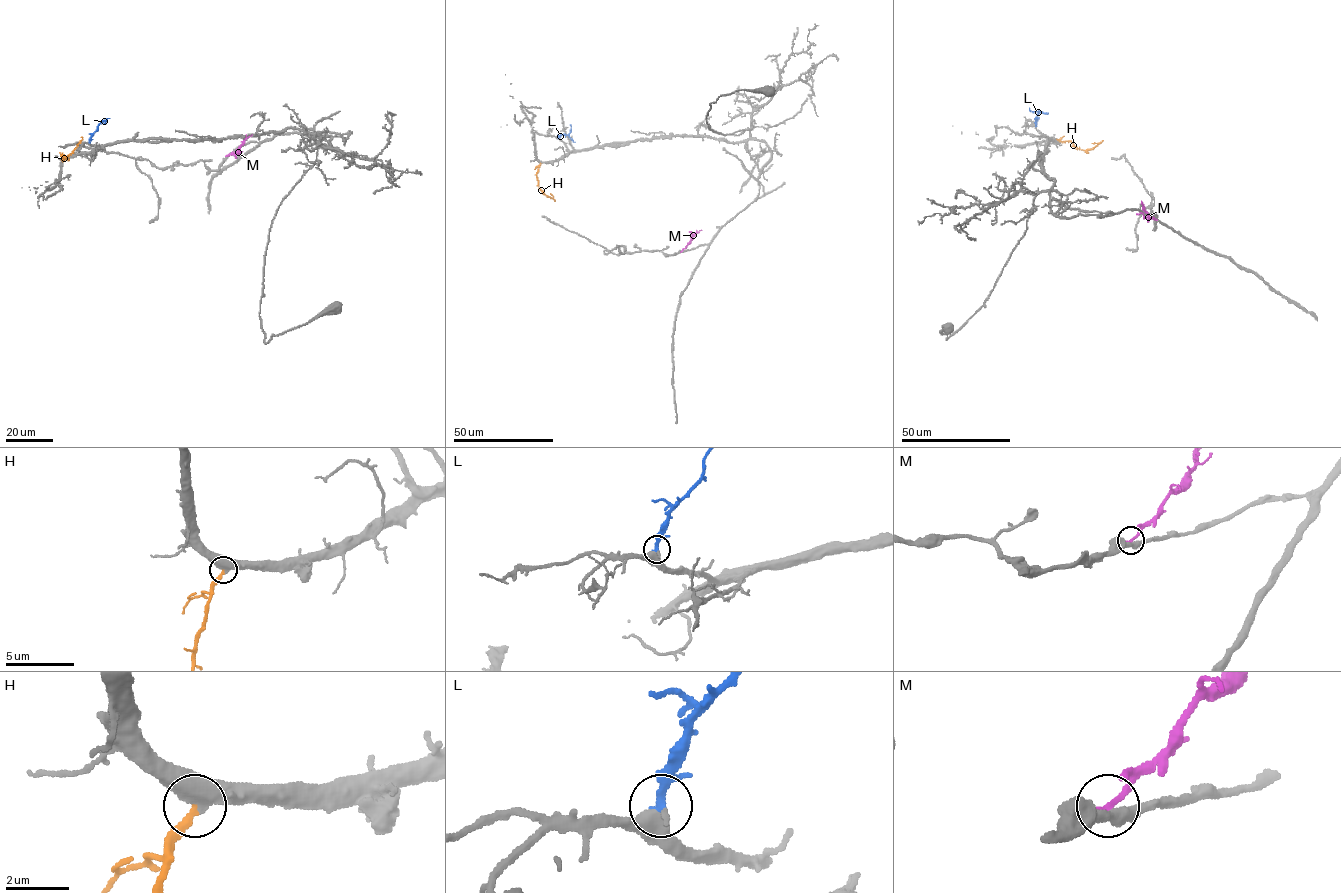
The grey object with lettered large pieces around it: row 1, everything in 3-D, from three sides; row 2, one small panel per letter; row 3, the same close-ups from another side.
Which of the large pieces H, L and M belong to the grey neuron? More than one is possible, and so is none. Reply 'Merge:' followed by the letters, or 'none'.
Merge: H, L

